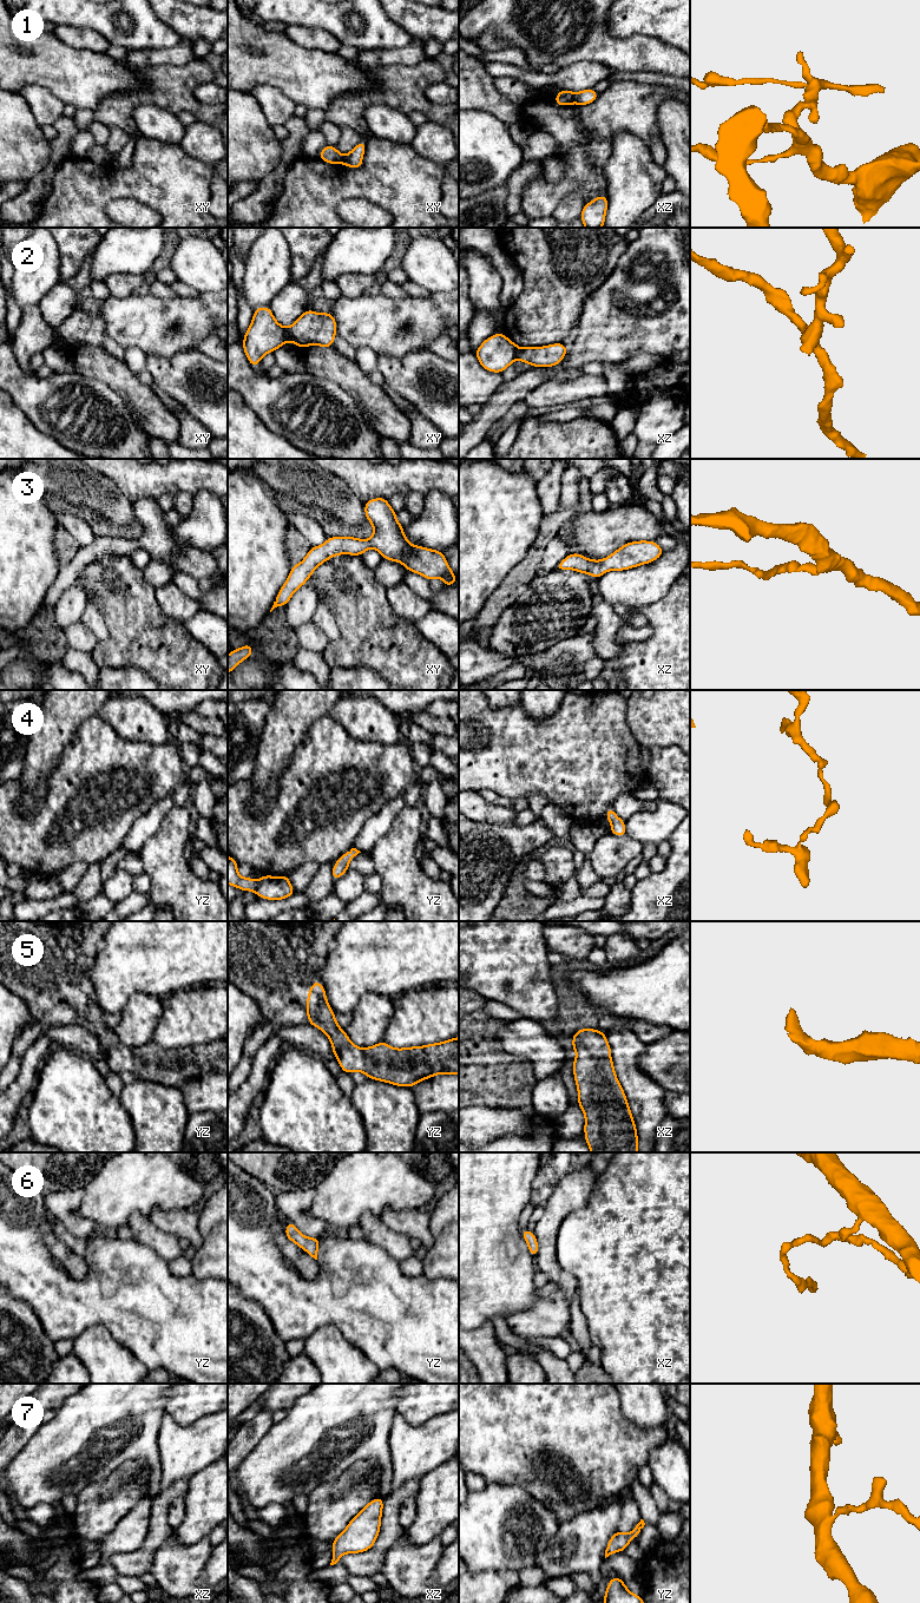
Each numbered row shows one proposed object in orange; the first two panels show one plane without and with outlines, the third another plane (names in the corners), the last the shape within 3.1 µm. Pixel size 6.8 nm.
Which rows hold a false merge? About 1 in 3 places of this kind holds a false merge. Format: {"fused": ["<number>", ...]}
{"fused": ["1", "2"]}

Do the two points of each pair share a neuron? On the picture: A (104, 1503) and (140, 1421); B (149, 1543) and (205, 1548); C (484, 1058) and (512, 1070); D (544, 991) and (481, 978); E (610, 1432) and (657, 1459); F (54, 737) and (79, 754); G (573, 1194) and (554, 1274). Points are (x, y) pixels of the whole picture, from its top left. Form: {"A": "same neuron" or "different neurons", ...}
{"A": "different neurons", "B": "different neurons", "C": "same neuron", "D": "same neuron", "E": "different neurons", "F": "different neurons", "G": "same neuron"}

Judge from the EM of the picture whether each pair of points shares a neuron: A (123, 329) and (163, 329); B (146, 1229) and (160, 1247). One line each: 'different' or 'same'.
A: same
B: same

